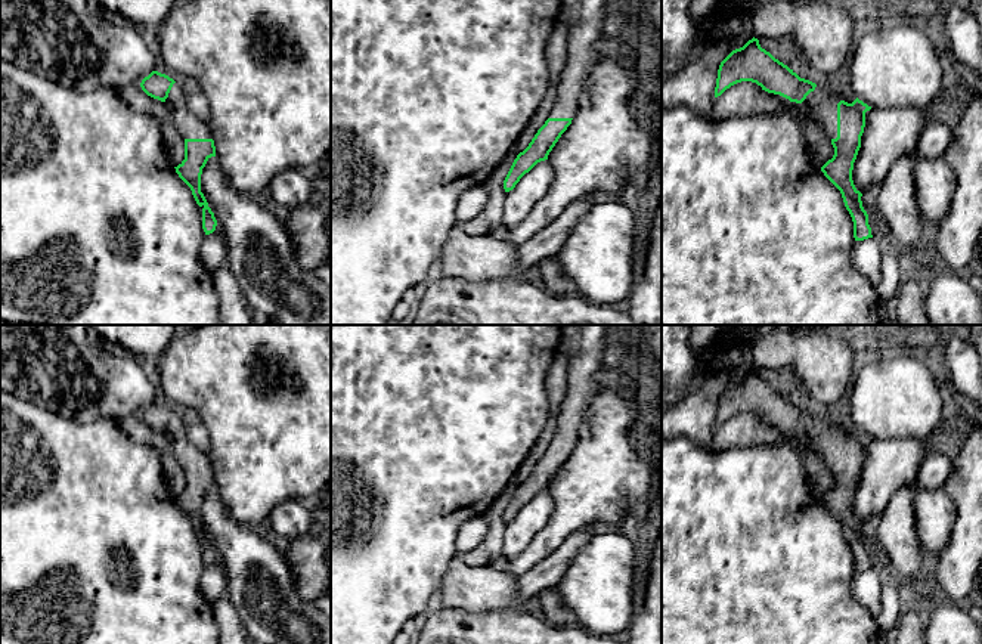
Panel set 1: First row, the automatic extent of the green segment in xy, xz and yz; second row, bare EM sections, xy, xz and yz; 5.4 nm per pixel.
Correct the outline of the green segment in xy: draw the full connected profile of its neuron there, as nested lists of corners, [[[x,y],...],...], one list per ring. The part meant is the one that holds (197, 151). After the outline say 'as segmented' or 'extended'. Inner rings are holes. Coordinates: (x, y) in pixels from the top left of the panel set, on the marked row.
[[[152,71],[142,80],[140,87],[148,96],[165,102],[173,112],[174,124],[185,139],[185,160],[174,168],[202,208],[202,229],[210,235],[216,230],[217,220],[201,192],[202,168],[211,157],[216,157],[210,126],[190,112],[189,93],[168,75]]] | extended

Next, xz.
[[[566,0],[567,62],[558,81],[557,99],[545,124],[514,160],[504,180],[505,192],[512,191],[538,162],[548,160],[549,152],[582,108],[591,69],[600,58],[594,44],[604,35],[604,19],[617,10],[623,19],[638,19],[647,35],[654,34],[654,30],[635,12],[636,3],[638,0]]] | extended

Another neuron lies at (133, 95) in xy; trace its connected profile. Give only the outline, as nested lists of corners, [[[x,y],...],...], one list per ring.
[[[130,84],[120,89],[121,99],[136,112],[148,114],[161,124],[167,142],[168,157],[174,167],[185,160],[185,139],[179,133],[173,112],[165,102],[148,96],[140,84]]]

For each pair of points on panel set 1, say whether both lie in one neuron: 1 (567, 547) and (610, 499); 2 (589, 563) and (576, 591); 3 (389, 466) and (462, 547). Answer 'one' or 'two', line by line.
1: two
2: one
3: two

